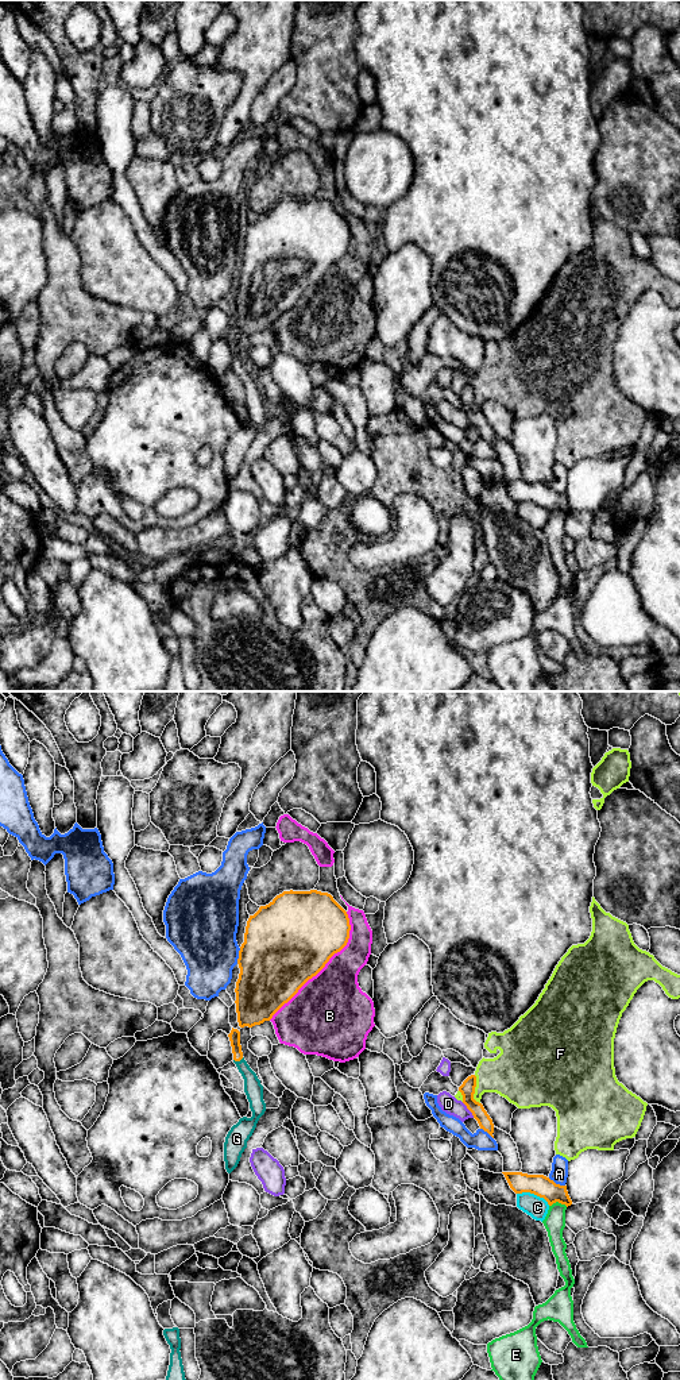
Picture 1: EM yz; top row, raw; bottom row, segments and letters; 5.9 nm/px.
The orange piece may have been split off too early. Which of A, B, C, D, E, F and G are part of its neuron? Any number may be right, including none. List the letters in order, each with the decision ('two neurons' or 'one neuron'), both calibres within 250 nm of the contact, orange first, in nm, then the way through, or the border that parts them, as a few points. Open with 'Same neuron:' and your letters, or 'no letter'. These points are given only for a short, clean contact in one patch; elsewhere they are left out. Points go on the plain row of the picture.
Same neuron: G
A: two neurons; calibres 130 and 110 nm
B: two neurons; calibres 500 and 420 nm
C: two neurons; calibres 130 and 130 nm; border yz (517, 501), (533, 501), (549, 513)
D: two neurons; calibres 90 and 110 nm
E: two neurons; calibres 130 and 130 nm; border yz (549, 513), (560, 511), (567, 515)
F: two neurons; calibres 90 and 280 nm
G: one neuron; calibres 70 and 110 nm; way yz (234, 344), (238, 369), (250, 385), (254, 399)

